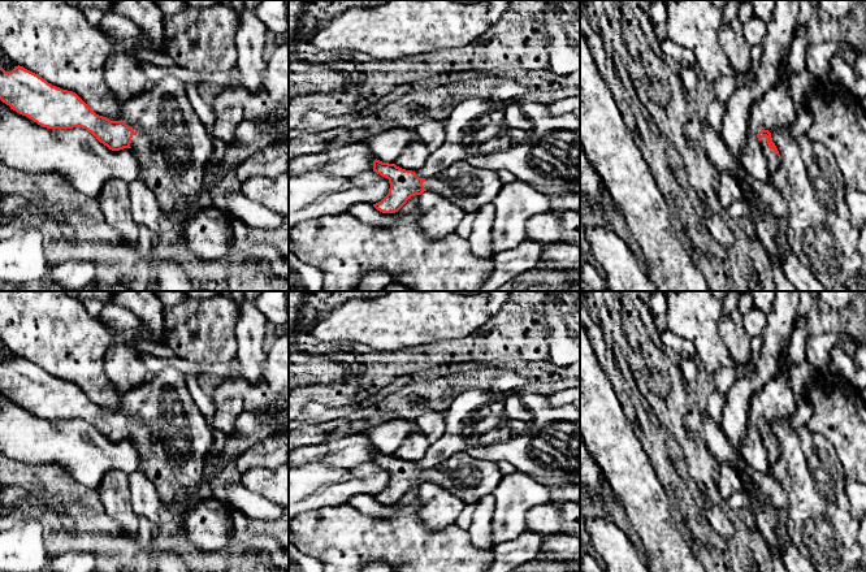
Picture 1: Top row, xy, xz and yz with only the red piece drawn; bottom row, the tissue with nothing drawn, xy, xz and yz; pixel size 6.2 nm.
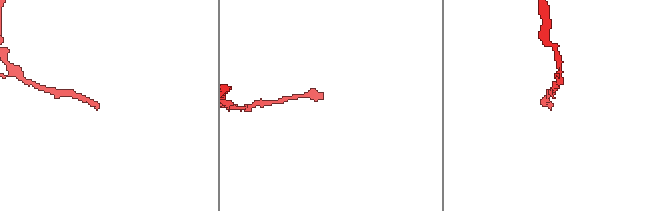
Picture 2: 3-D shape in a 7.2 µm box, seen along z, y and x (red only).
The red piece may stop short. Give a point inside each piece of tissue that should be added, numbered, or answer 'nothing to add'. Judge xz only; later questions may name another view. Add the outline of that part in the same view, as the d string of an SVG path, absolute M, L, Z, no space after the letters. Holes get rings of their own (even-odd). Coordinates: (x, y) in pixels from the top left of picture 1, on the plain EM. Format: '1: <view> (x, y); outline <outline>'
1: xz (471, 479); outline M456 454L442 464L426 469L423 477L445 488L466 504L473 504L493 494L503 474L497 463L473 458L471 454Z

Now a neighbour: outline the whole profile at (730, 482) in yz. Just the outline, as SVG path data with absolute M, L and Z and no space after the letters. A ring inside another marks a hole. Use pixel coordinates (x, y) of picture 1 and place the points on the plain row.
M720 463L719 480L716 481L716 485L724 499L744 490L744 484L737 472L729 464L723 463Z

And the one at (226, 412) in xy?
M241 396L225 399L215 408L213 425L230 437L237 430L237 419L243 411L243 400Z

